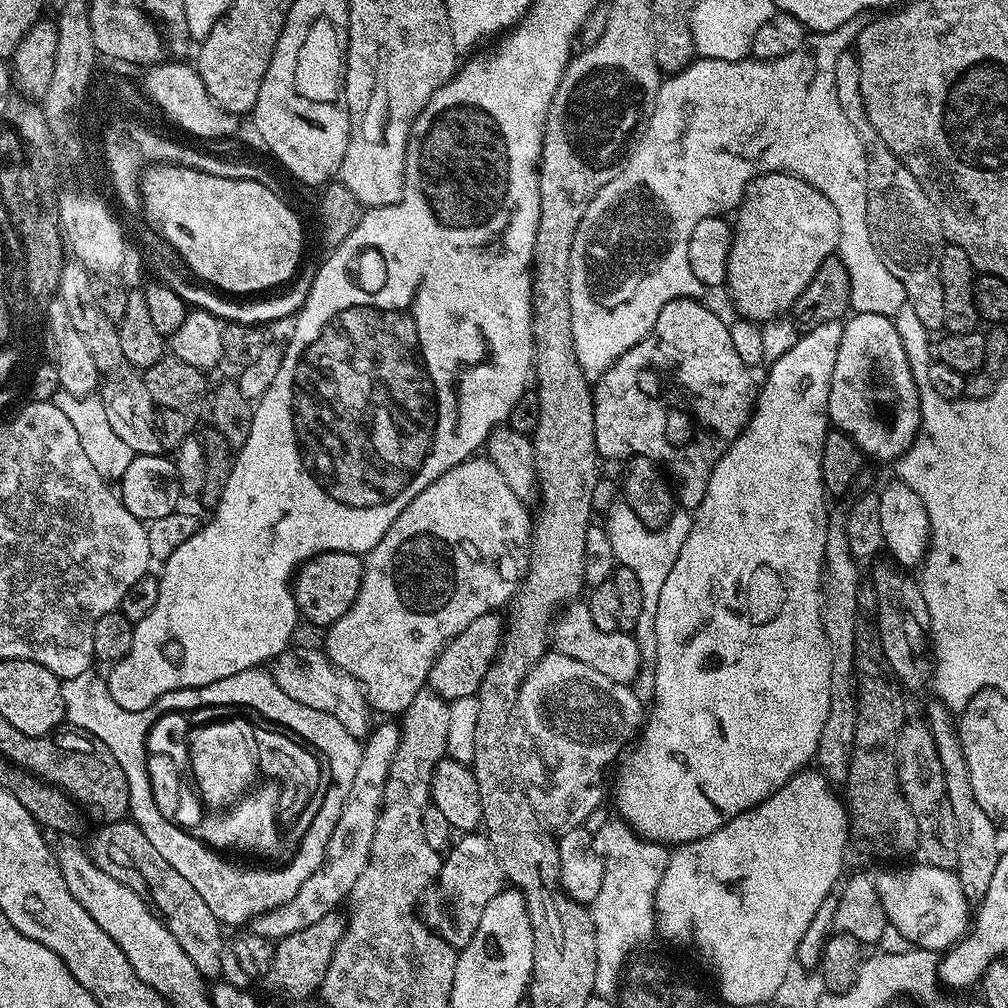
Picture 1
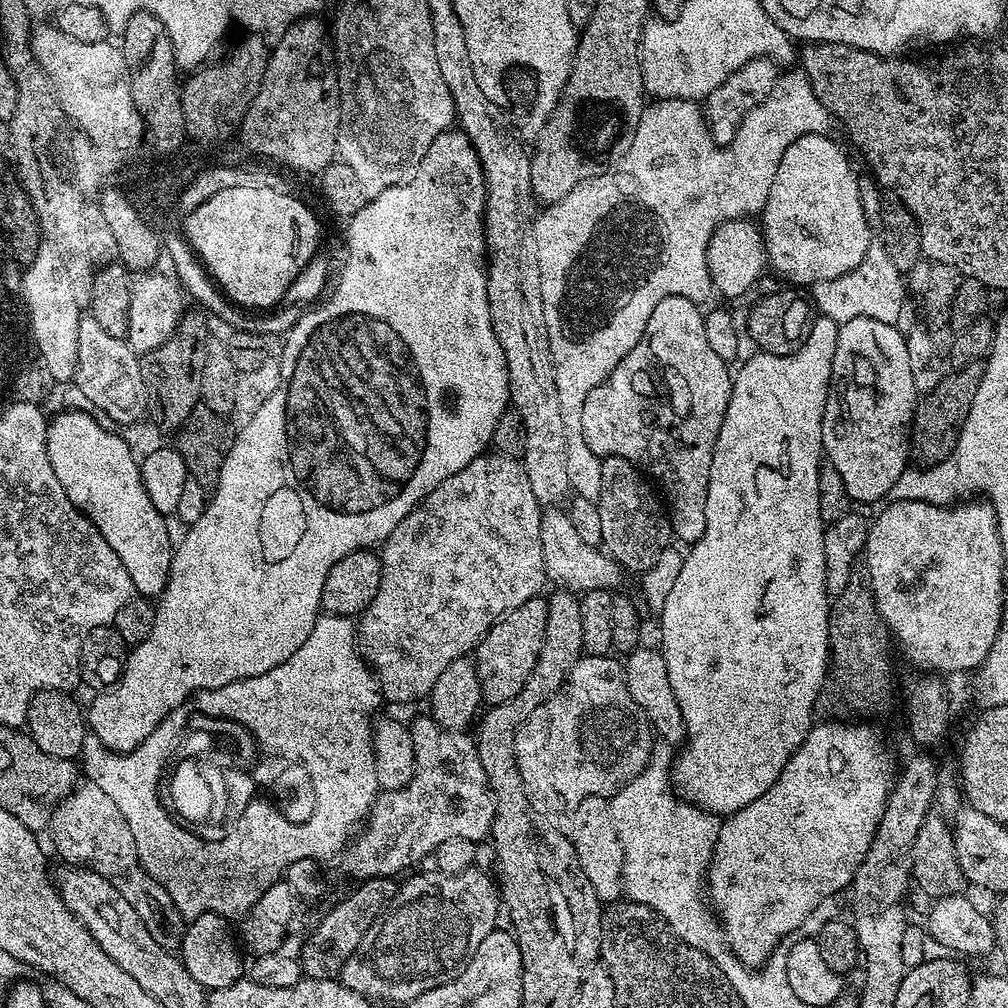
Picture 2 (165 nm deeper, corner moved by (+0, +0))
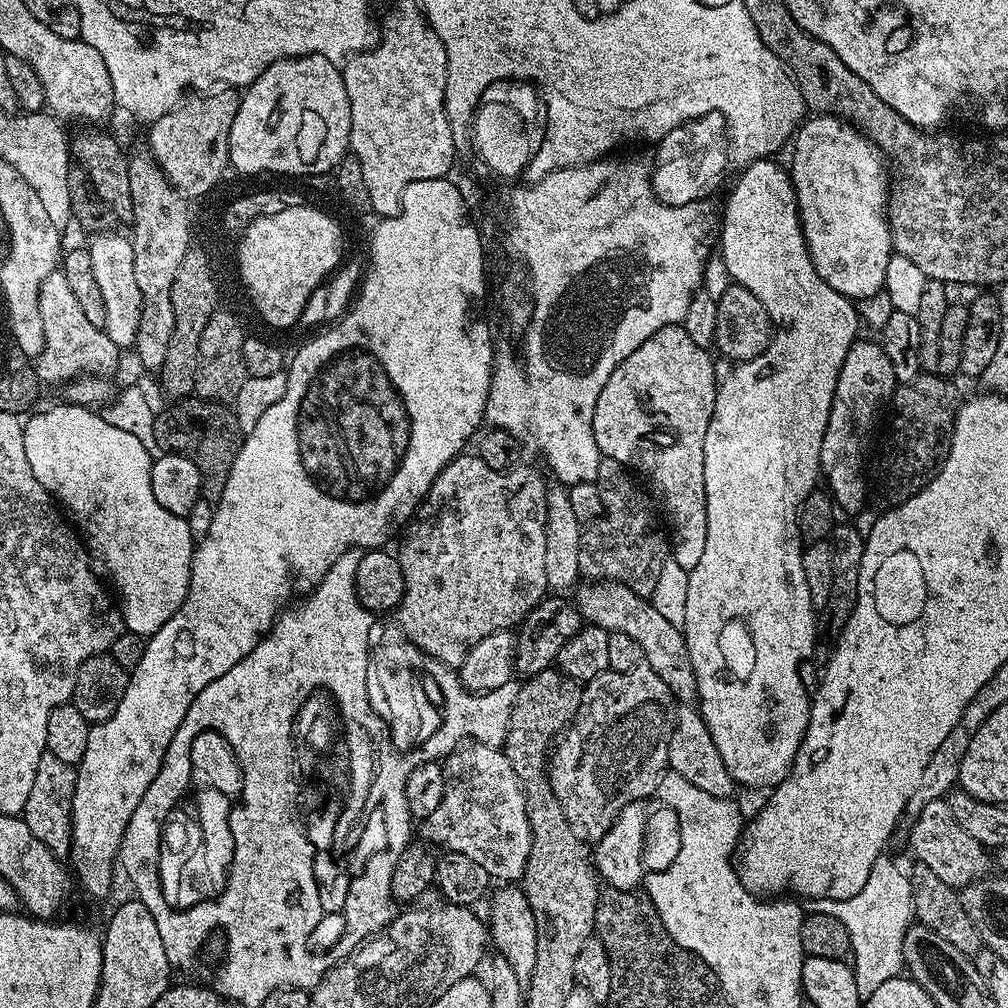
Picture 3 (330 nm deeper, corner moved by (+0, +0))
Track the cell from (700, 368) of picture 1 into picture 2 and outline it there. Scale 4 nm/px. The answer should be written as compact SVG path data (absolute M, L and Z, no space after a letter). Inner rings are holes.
M662 298L662 302L654 306L638 346L634 346L634 350L630 350L630 354L618 362L618 366L601 384L586 394L586 402L582 406L582 434L586 438L586 446L590 446L593 454L601 458L626 458L647 473L657 485L660 483L664 487L663 495L672 522L673 537L681 540L684 546L696 544L702 534L706 534L710 462L714 462L714 450L732 397L734 379L729 361L718 358L717 352L710 347L704 317L701 305L690 298Z

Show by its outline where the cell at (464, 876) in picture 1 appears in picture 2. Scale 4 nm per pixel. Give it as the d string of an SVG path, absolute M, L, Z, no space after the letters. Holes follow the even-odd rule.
M473 866L453 876L435 870L424 872L421 876L409 875L409 880L397 887L396 898L389 902L374 926L366 930L366 938L362 938L358 950L354 950L346 966L342 966L338 977L340 983L367 1000L385 1000L388 1004L406 1006L418 998L418 994L426 994L426 990L434 990L458 978L474 950L482 946L482 938L486 938L486 934L497 927L496 915L501 915L502 912L502 897L497 881L493 877L491 880L478 869L479 867Z

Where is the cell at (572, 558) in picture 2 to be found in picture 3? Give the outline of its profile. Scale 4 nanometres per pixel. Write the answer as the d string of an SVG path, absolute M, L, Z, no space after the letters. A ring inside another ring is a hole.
M592 582L589 585L579 585L574 595L581 619L599 628L634 638L642 648L645 663L666 683L673 697L684 706L695 703L698 698L697 679L694 678L693 666L689 662L683 631L658 614L647 597L637 596L624 584Z

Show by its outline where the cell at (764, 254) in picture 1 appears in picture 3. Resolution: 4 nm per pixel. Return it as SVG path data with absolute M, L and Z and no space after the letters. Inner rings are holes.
M816 114L811 118L801 123L794 137L790 163L796 209L800 211L800 225L808 253L820 277L834 286L838 294L847 296L853 302L869 300L883 289L886 265L894 255L892 228L886 215L886 205L890 199L890 176L884 173L886 160L880 149L859 128L853 128L839 116Z

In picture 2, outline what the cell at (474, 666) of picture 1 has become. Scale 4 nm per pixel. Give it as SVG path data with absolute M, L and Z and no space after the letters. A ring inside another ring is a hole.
M543 595L530 598L514 611L506 613L490 631L480 639L474 649L474 663L478 670L480 694L485 705L491 706L510 702L538 662L542 642L546 638L546 620L548 618L548 600Z

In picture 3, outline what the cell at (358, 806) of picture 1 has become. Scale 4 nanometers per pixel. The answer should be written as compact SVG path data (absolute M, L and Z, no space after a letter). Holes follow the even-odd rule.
M465 742L444 757L442 767L444 770L442 802L438 810L434 810L434 814L419 825L419 835L421 832L429 845L444 852L466 854L466 858L478 862L478 866L482 866L482 870L486 870L486 874L493 881L519 881L526 870L526 858L530 856L532 831L526 814L526 798L520 779L514 774L503 751L500 748L491 748L490 745Z

